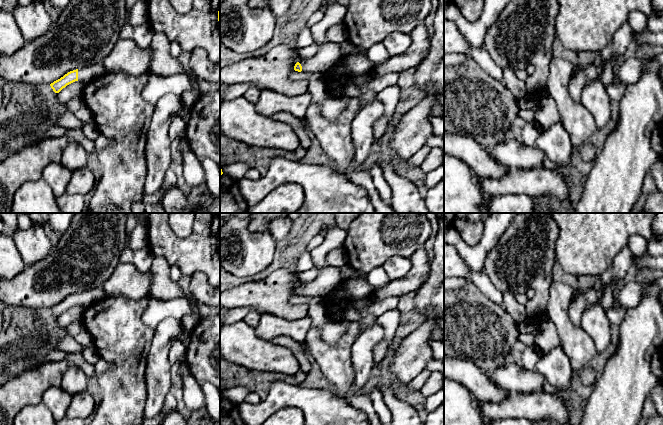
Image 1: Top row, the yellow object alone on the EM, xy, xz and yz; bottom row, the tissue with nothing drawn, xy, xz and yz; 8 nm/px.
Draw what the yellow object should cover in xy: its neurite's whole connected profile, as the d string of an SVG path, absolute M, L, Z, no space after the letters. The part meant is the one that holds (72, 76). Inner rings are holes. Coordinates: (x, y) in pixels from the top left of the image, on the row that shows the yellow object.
M97 63L91 66L86 66L82 69L70 71L60 79L51 83L50 86L55 93L59 93L63 88L75 81L89 83L104 75L106 72L104 65L102 63Z

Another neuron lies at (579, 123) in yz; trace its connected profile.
M553 56L546 82L561 123L569 134L572 148L581 147L597 130L593 115L580 102L573 101L568 92L574 72L571 63Z

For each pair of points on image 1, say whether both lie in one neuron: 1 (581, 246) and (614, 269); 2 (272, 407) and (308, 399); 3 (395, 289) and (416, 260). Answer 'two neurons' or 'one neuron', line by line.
1: two neurons
2: one neuron
3: one neuron

